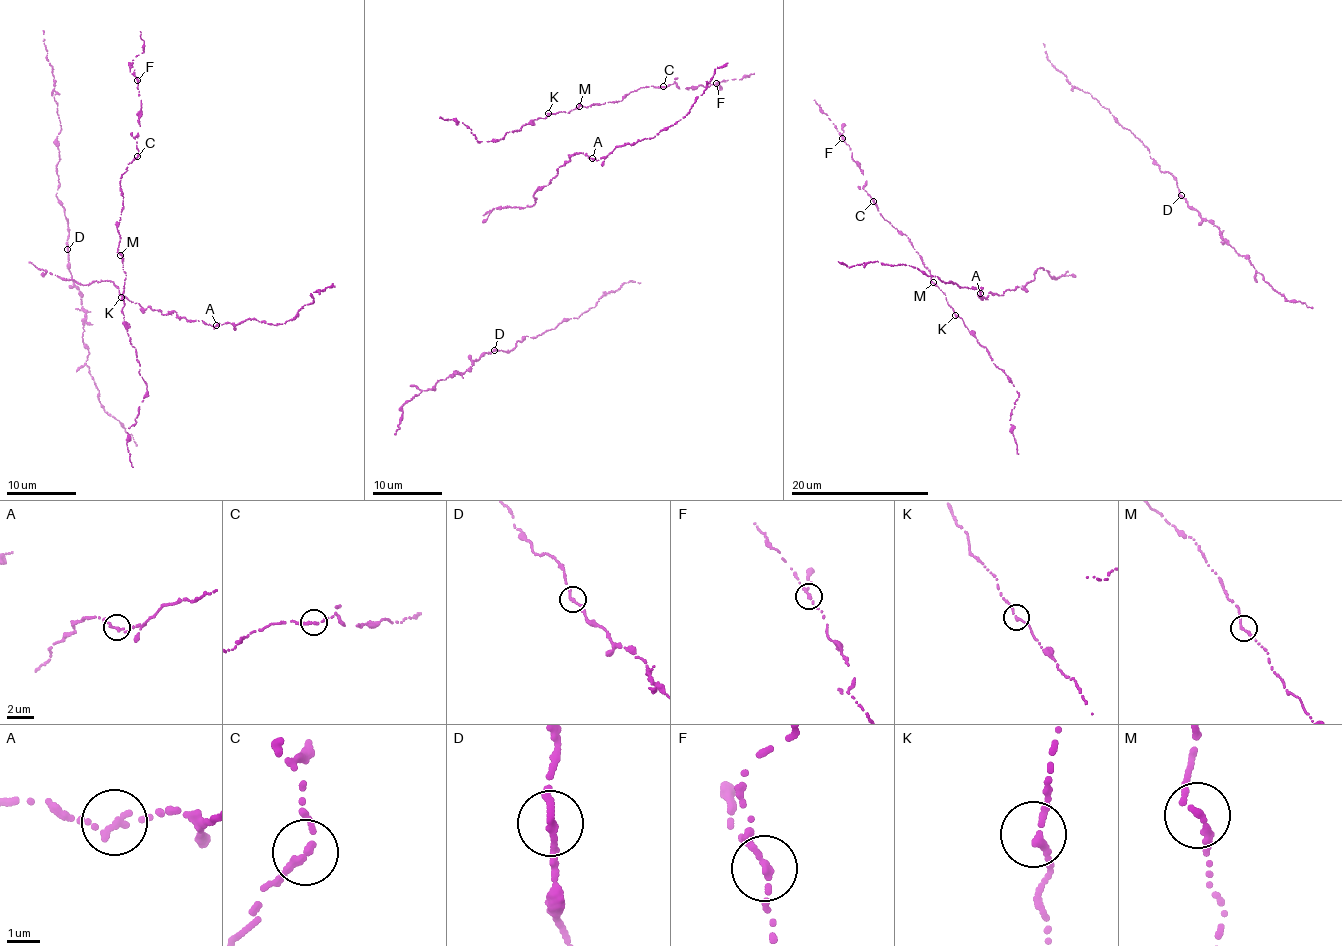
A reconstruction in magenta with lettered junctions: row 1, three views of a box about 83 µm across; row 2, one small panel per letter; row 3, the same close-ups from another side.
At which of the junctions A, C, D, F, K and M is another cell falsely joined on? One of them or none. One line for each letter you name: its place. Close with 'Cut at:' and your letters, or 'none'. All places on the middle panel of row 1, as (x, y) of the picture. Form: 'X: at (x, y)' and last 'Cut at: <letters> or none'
Cut at: none

